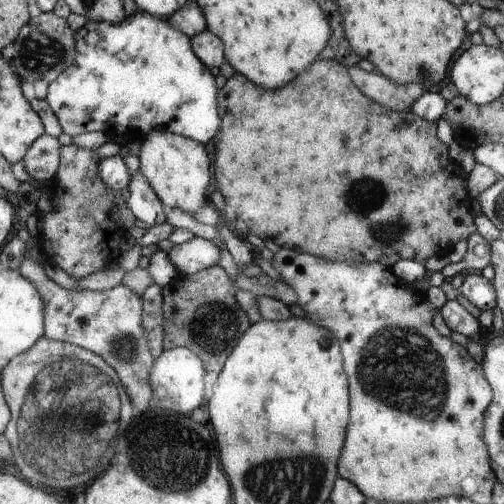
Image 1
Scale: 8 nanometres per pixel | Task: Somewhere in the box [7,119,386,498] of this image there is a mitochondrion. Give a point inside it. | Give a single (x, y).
(67, 411)

